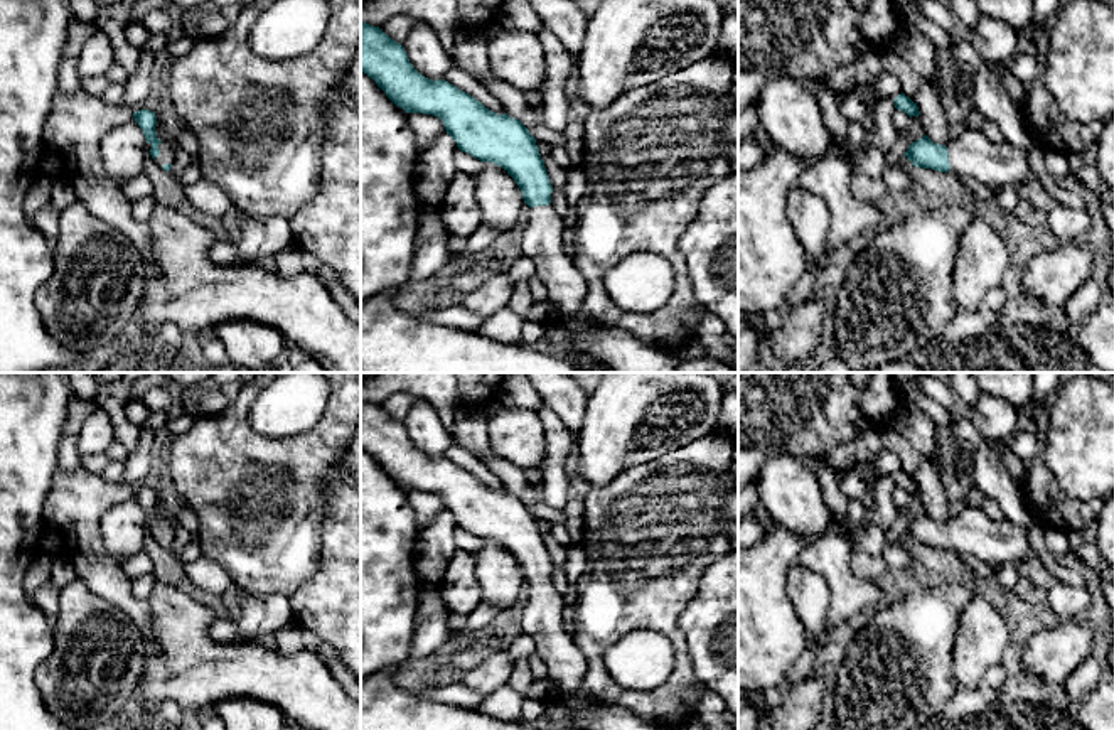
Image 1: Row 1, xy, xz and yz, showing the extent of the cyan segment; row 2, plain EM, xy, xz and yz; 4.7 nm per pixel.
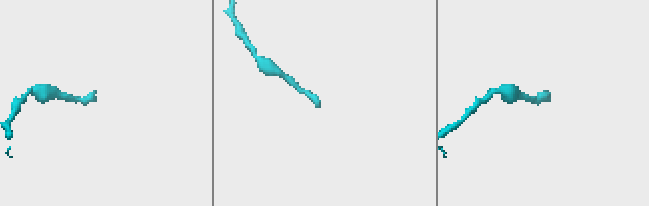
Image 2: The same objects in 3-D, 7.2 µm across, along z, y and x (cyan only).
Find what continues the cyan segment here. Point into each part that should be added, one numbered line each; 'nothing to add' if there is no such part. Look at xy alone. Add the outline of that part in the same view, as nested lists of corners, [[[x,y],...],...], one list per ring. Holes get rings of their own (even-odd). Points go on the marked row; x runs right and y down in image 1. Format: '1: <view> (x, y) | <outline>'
1: xy (167, 150) | [[[162,142],[162,143],[158,145],[158,148],[160,148],[160,155],[155,157],[155,162],[157,162],[160,167],[163,167],[165,164],[174,164],[174,158],[175,158],[175,147],[174,147],[174,143],[170,143],[170,142]]]

